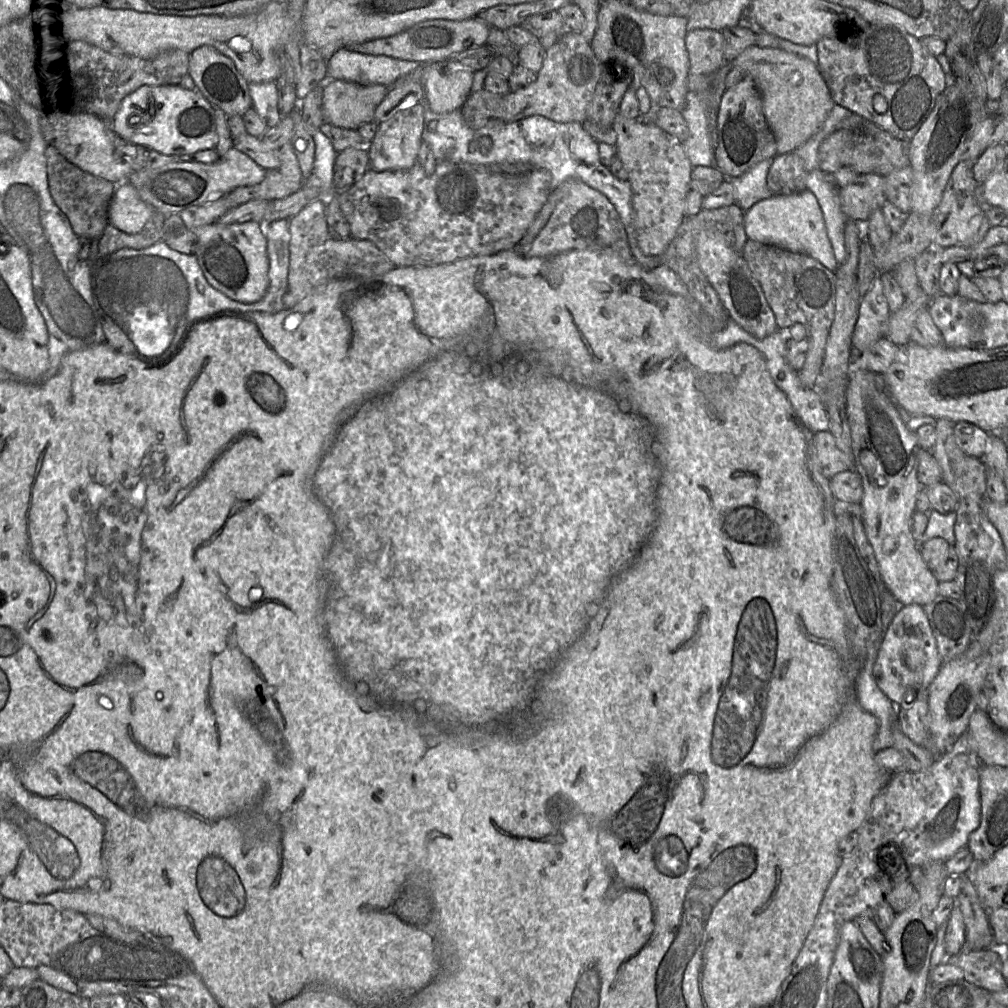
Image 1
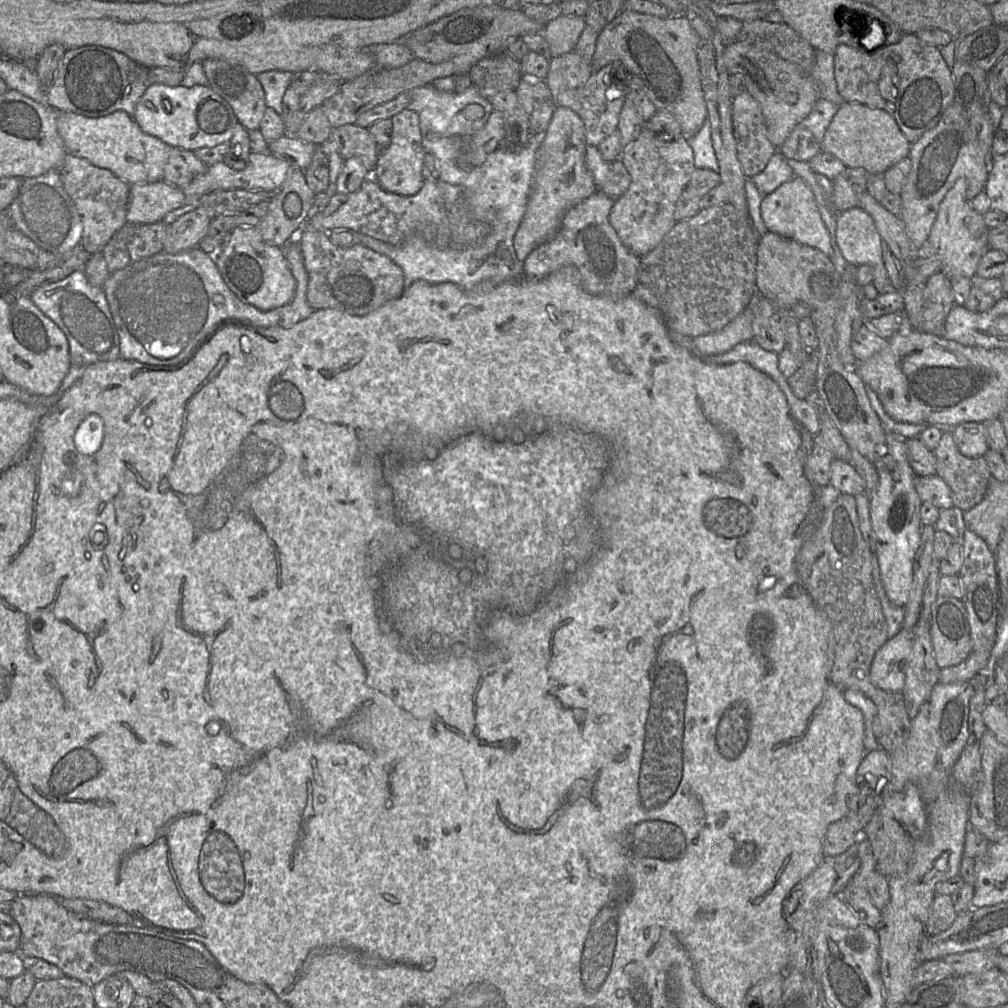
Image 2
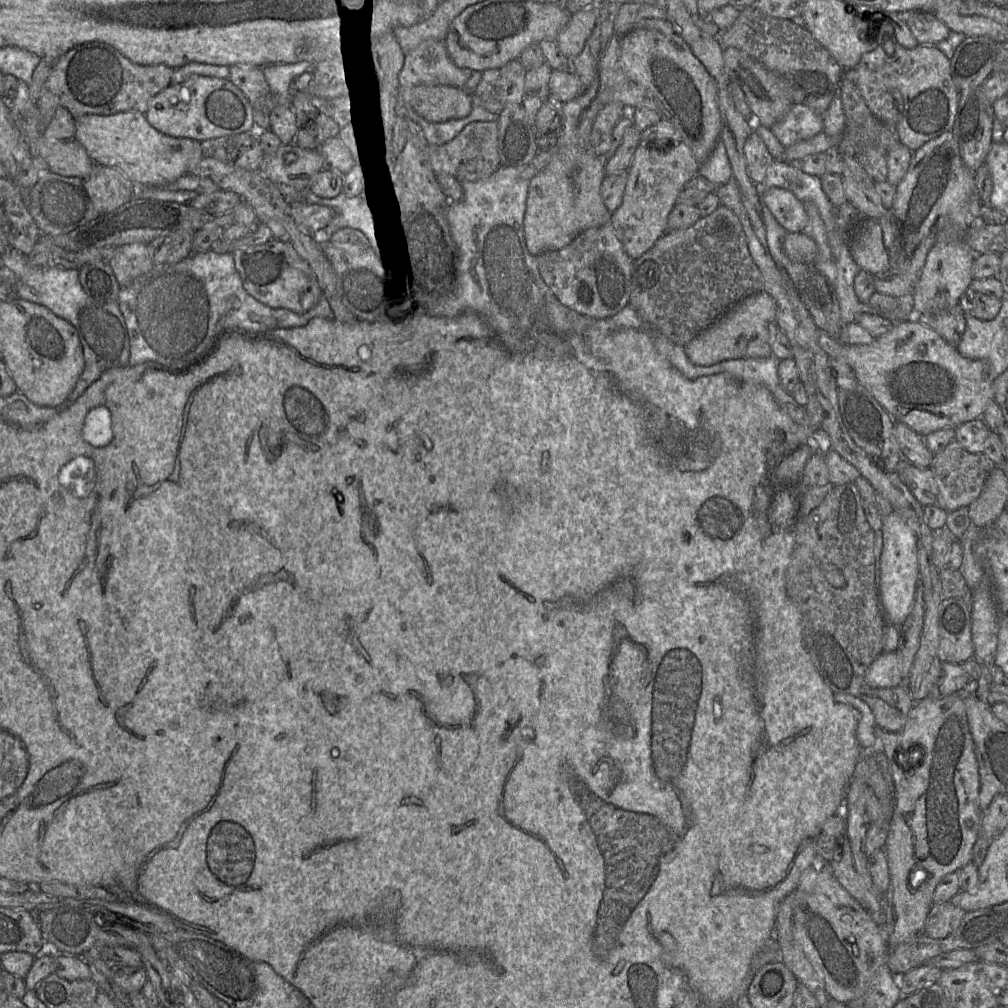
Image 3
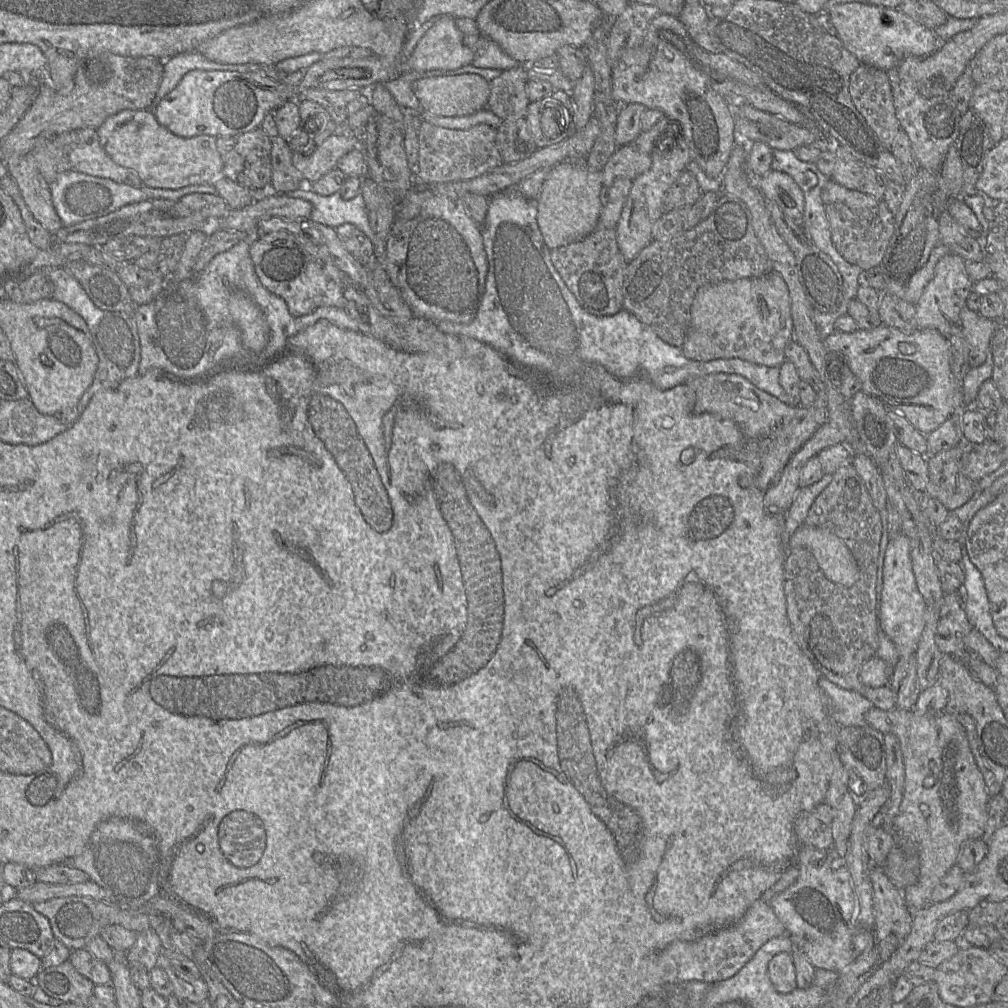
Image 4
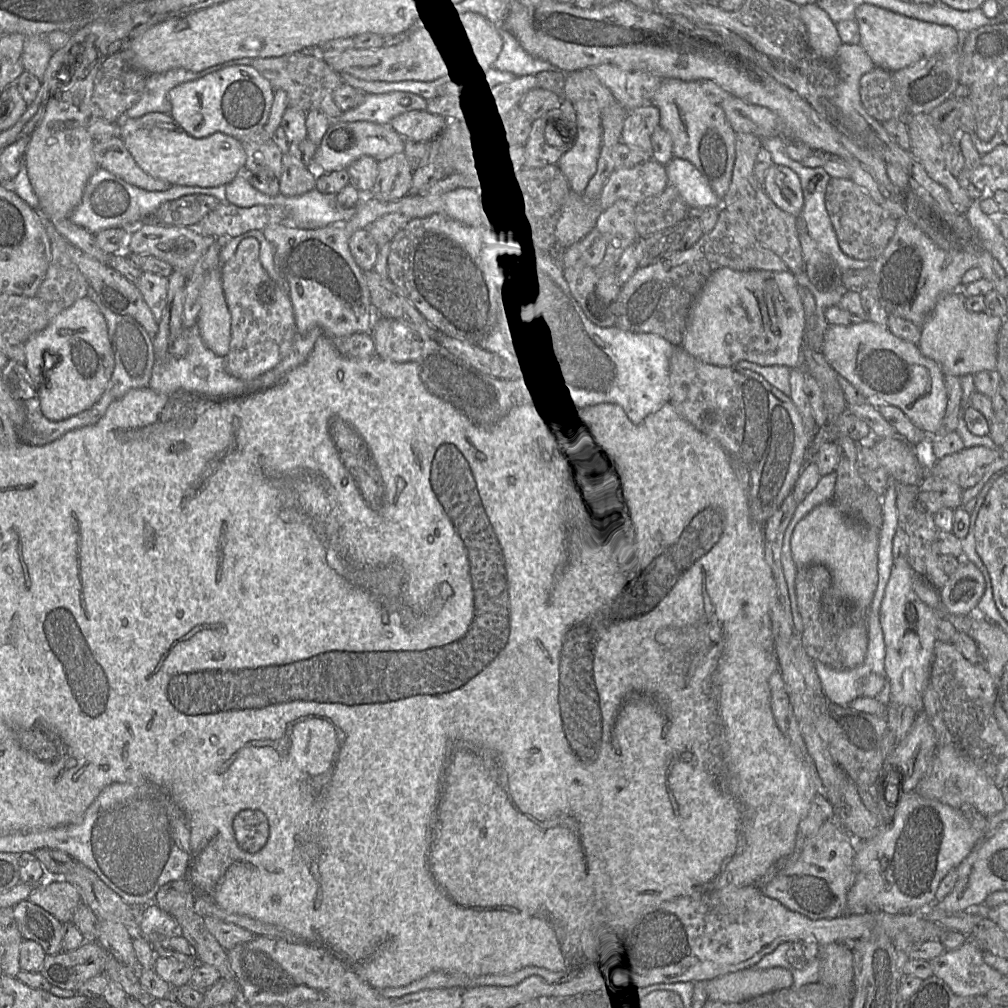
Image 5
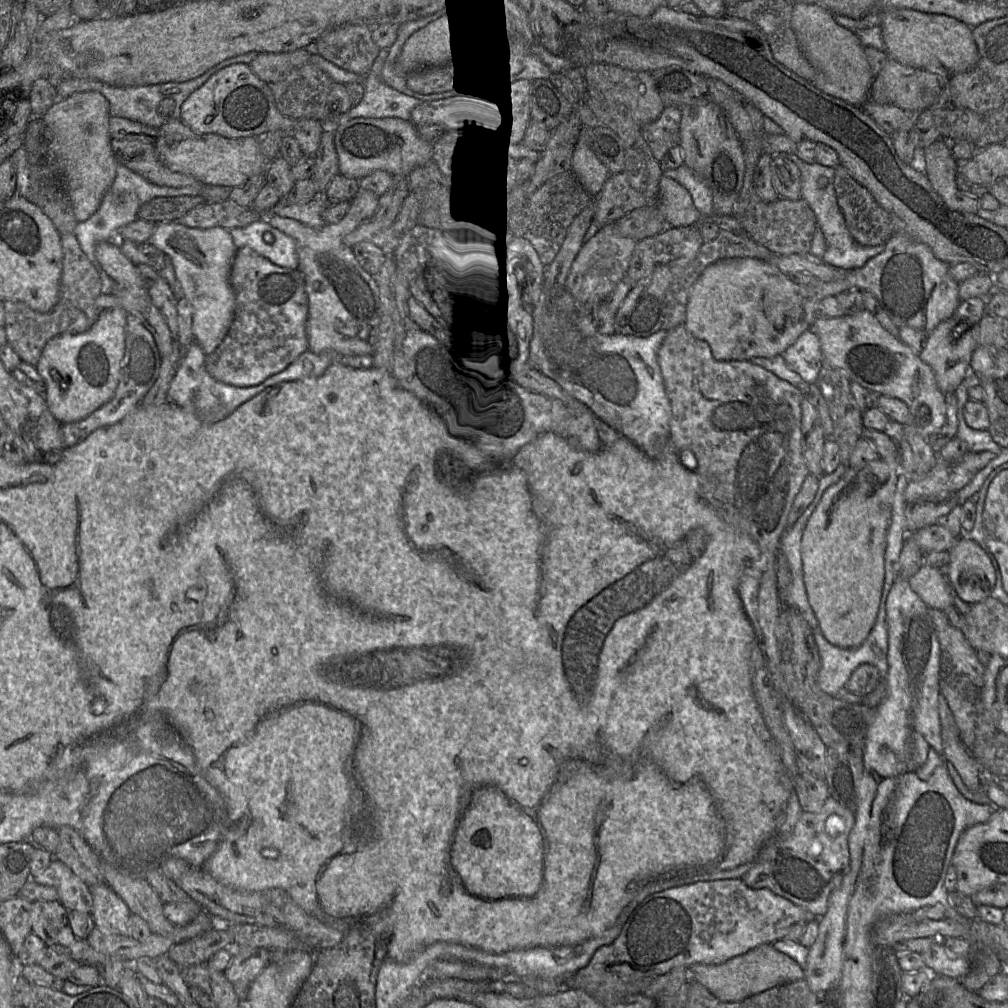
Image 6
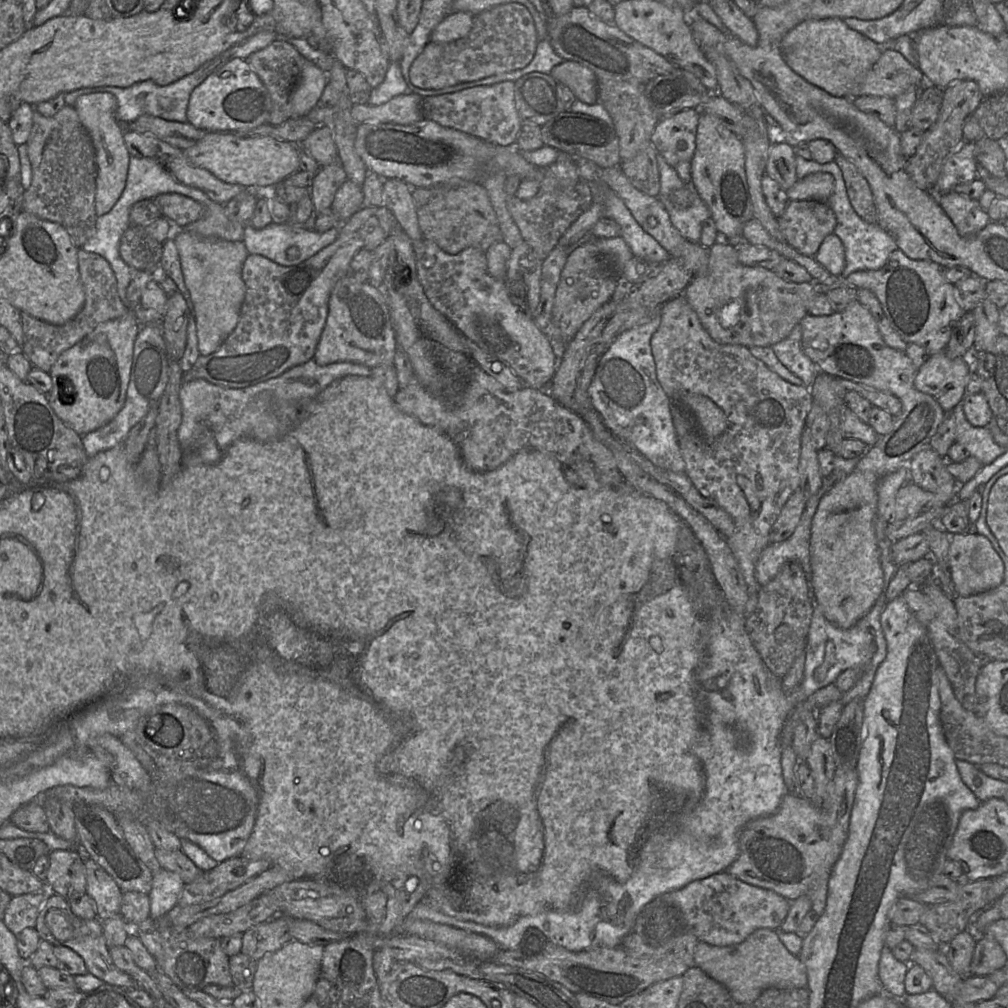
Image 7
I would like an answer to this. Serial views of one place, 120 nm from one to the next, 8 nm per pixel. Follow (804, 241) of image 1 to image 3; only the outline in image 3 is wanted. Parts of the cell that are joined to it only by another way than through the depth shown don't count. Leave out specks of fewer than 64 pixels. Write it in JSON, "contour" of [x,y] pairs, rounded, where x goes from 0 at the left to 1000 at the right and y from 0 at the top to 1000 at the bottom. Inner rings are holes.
{"contour":[[[758,186],[757,201],[783,231],[797,230],[802,221],[798,200],[778,187]]]}

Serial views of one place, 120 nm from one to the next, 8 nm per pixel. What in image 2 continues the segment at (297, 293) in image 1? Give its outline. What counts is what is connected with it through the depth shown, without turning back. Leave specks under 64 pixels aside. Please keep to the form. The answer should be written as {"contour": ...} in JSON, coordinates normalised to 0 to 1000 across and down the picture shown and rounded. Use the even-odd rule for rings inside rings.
{"contour":[[[298,228],[293,237],[299,247],[302,264],[306,271],[305,300],[312,308],[330,306],[350,313],[363,313],[397,295],[402,287],[399,267],[386,255],[363,244],[353,242],[337,245],[326,238],[322,229],[317,228]]]}

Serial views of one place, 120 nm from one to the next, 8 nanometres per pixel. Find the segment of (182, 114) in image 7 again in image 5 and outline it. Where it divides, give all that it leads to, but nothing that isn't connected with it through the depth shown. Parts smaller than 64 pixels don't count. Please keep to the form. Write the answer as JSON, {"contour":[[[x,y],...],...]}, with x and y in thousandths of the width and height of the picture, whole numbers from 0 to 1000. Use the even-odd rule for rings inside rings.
{"contour":[[[215,63],[198,71],[175,67],[162,72],[149,73],[140,97],[123,112],[121,117],[138,117],[150,111],[169,113],[170,102],[167,99],[167,92],[171,87],[223,66],[227,65]]]}

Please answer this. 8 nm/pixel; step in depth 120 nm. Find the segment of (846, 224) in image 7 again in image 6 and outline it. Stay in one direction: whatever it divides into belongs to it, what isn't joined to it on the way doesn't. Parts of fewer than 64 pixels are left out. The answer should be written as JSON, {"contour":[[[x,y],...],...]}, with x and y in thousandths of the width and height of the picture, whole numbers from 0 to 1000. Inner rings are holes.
{"contour":[[[775,152],[770,154],[775,154],[787,160],[794,169],[795,196],[802,201],[809,211],[811,225],[818,235],[819,249],[814,257],[817,261],[830,266],[847,268],[849,266],[854,266],[861,258],[877,249],[878,242],[857,244],[849,240],[844,234],[830,201],[826,184],[828,174],[827,166],[817,165],[812,161],[800,162],[796,160],[790,152]]]}

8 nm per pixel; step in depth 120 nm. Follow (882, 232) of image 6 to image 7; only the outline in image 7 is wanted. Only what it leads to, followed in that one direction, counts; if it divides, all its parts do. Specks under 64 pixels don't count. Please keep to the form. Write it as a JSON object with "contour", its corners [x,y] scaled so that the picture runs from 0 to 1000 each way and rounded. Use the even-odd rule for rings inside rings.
{"contour":[[[831,152],[828,161],[835,170],[840,193],[846,207],[859,220],[870,221],[870,207],[861,180],[836,154]]]}

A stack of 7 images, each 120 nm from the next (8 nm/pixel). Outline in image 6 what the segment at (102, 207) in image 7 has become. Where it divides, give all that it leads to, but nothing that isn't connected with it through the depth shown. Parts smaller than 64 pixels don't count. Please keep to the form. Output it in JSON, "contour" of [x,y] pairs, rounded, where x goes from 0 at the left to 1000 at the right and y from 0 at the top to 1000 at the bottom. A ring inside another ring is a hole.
{"contour":[[[96,90],[76,91],[65,97],[59,97],[42,115],[50,133],[51,147],[63,162],[66,181],[66,192],[78,220],[86,218],[96,209],[104,191],[110,186],[115,176],[118,162],[110,147],[109,116],[108,102]]]}

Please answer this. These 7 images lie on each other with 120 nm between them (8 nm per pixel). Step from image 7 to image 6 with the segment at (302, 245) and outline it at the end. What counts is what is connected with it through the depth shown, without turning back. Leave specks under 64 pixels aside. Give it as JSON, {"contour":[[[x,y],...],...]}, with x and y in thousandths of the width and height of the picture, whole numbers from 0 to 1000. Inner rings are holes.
{"contour":[[[264,214],[243,225],[228,228],[234,245],[248,245],[256,253],[265,256],[270,262],[295,268],[296,255],[291,236],[270,225]]]}

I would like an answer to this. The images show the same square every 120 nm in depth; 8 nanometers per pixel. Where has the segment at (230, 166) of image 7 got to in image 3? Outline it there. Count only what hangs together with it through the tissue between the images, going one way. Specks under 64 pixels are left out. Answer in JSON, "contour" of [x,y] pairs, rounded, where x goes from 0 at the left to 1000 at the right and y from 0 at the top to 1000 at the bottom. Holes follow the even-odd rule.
{"contour":[[[124,110],[112,114],[83,114],[74,119],[75,137],[85,148],[94,163],[110,166],[121,171],[133,183],[162,186],[188,173],[203,156],[198,140],[176,137],[160,132],[149,124],[144,112]]]}

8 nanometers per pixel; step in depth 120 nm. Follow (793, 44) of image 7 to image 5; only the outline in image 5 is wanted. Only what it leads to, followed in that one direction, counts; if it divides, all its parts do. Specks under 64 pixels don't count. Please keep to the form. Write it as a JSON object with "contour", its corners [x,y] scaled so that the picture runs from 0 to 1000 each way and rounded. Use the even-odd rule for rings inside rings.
{"contour":[[[811,2],[794,6],[794,13],[808,54],[816,60],[827,61],[836,44],[829,24]]]}

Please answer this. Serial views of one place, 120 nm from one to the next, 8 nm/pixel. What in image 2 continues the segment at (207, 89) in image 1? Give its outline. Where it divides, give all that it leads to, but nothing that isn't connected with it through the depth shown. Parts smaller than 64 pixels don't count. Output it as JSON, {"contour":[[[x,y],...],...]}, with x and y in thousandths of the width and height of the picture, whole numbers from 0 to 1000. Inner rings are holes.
{"contour":[[[203,59],[199,61],[206,79],[206,84],[219,94],[230,106],[236,122],[244,129],[257,128],[264,109],[263,92],[255,74],[248,72],[242,66],[218,59]]]}

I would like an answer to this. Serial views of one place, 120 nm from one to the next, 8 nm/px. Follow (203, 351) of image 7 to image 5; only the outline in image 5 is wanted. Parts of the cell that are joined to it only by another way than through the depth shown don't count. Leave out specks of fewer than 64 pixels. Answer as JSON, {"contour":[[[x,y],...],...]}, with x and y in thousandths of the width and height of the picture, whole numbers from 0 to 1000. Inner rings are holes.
{"contour":[[[146,219],[140,226],[131,230],[127,250],[149,252],[169,262],[172,267],[187,275],[192,264],[214,239],[214,234],[195,232],[184,224],[163,223]],[[219,265],[212,266],[201,281],[194,322],[202,341],[214,352],[223,353],[229,334],[229,312],[221,290]]]}

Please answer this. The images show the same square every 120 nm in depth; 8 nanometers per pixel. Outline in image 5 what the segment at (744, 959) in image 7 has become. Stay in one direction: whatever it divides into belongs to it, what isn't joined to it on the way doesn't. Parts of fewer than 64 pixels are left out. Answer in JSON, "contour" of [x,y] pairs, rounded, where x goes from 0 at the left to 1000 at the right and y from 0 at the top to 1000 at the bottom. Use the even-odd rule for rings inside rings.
{"contour":[[[744,959],[710,970],[695,973],[700,976],[702,991],[716,995],[730,995],[785,979],[787,961]]]}

